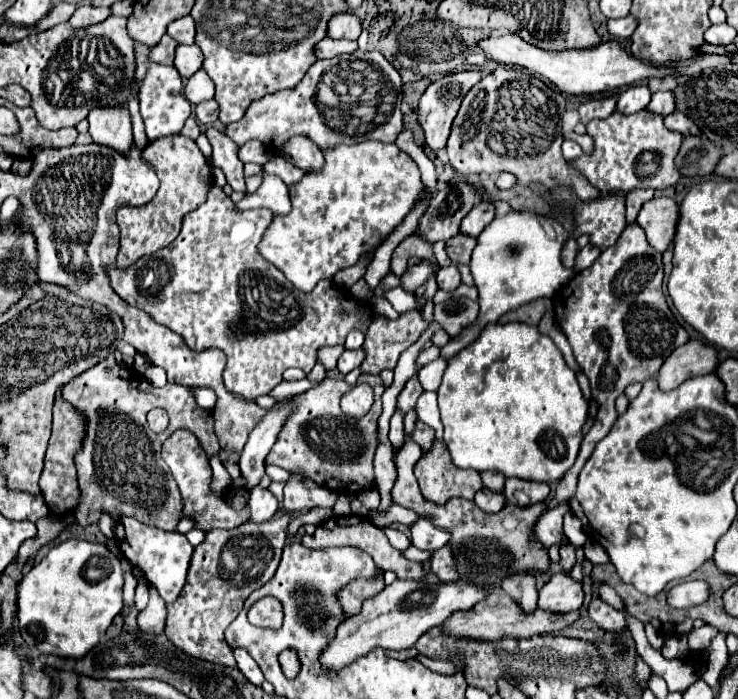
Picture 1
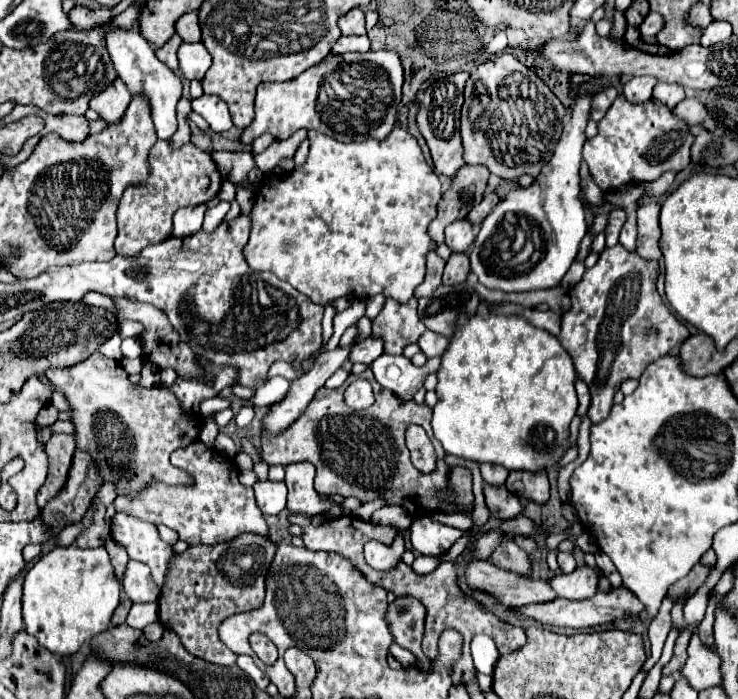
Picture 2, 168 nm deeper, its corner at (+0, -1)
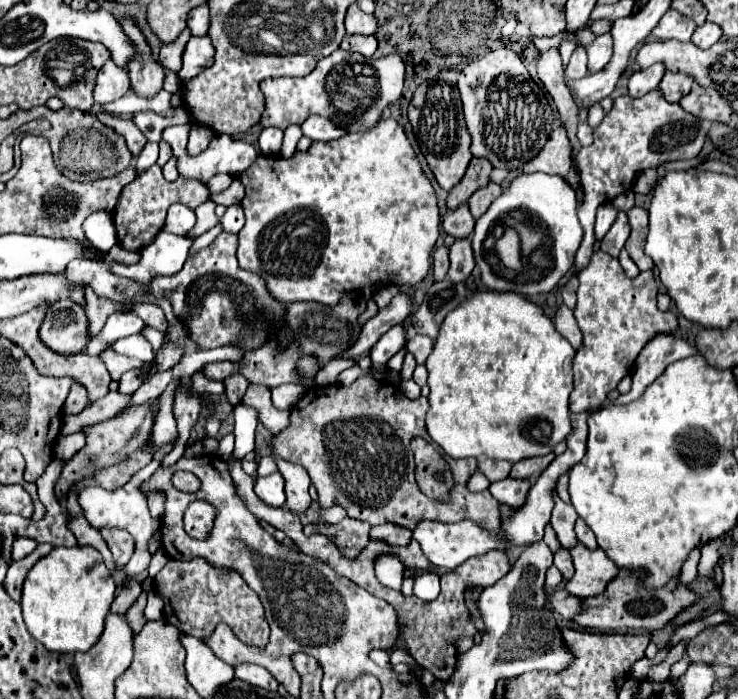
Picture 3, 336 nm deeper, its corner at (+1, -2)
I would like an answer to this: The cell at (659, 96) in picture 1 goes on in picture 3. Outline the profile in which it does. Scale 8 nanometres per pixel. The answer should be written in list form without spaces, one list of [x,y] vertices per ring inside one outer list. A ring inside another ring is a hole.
[[[667,71],[659,89],[663,91],[663,97],[669,103],[677,103],[685,93],[691,91],[695,79],[689,73],[675,73],[675,71]]]

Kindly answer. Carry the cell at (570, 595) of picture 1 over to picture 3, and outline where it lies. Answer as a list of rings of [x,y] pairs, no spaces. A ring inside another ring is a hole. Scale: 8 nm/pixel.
[[[577,543],[569,549],[575,563],[575,575],[567,581],[567,591],[577,597],[601,595],[609,581],[619,573],[617,565],[603,553],[603,549],[587,549],[583,543]]]

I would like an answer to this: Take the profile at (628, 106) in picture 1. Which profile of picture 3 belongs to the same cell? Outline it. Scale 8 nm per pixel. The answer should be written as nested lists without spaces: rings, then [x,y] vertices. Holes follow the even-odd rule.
[[[657,63],[657,65],[641,69],[641,71],[635,71],[629,77],[629,95],[641,97],[641,95],[657,89],[663,75],[665,75],[665,65],[663,63]]]

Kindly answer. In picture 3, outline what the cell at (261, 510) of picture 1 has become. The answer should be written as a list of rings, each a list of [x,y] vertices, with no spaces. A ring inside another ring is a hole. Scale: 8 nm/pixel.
[[[271,473],[267,477],[257,477],[255,493],[267,505],[283,507],[285,491],[283,491],[283,477],[281,477],[281,473]]]

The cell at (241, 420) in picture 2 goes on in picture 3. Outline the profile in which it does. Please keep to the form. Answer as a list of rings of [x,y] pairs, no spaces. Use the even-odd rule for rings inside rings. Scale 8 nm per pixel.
[[[233,432],[224,436],[219,441],[219,450],[217,454],[219,457],[221,457],[226,462],[228,461],[228,458],[234,449],[234,441],[235,439],[234,439]]]

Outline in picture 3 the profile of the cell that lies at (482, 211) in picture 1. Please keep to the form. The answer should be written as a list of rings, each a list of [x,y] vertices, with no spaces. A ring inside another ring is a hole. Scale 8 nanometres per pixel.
[[[489,181],[487,187],[477,189],[477,191],[469,197],[471,215],[473,215],[475,219],[479,219],[479,217],[485,213],[485,209],[493,203],[493,199],[497,199],[497,197],[501,195],[501,191],[503,191],[503,189],[501,189],[497,183],[493,183],[493,181]]]

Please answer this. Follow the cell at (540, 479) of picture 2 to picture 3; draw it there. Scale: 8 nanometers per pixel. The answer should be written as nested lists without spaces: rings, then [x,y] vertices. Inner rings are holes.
[[[553,453],[549,455],[543,455],[543,457],[529,457],[525,461],[517,461],[511,469],[511,477],[517,477],[517,479],[531,479],[535,481],[537,475],[541,475],[545,471],[545,467],[553,461]]]

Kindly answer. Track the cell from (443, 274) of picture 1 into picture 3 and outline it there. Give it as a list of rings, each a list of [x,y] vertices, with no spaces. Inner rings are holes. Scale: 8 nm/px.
[[[457,239],[453,245],[451,245],[451,251],[449,251],[449,257],[451,257],[451,267],[449,267],[449,279],[453,283],[459,283],[459,281],[465,281],[473,267],[475,267],[475,259],[473,259],[473,249],[471,249],[471,239]]]

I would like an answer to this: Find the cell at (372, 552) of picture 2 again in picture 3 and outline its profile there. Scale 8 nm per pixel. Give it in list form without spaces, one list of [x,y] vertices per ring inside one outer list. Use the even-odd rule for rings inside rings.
[[[387,555],[387,557],[377,559],[377,563],[375,563],[377,579],[391,589],[401,589],[403,573],[405,573],[405,567],[401,565],[401,561],[397,561],[397,557]]]

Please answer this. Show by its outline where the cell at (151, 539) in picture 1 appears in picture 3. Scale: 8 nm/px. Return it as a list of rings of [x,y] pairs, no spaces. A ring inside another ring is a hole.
[[[175,441],[173,443],[167,443],[163,445],[159,451],[155,451],[153,459],[149,465],[145,465],[143,469],[139,469],[129,483],[125,483],[121,489],[115,489],[115,491],[105,491],[103,487],[85,487],[79,491],[79,507],[83,509],[83,515],[85,519],[95,527],[95,529],[101,529],[101,527],[119,527],[119,529],[125,529],[133,535],[135,539],[135,553],[131,557],[131,561],[125,565],[125,573],[129,573],[129,577],[135,577],[137,573],[145,571],[149,567],[149,561],[151,561],[151,555],[147,551],[147,541],[151,539],[151,535],[155,533],[155,529],[159,529],[159,523],[153,521],[153,517],[149,515],[149,509],[147,509],[147,499],[145,499],[145,493],[139,489],[161,465],[161,461],[165,459],[165,455],[171,453],[171,449],[175,447]]]

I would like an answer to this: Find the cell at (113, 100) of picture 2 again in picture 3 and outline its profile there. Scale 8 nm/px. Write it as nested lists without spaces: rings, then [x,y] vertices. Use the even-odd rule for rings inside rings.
[[[111,59],[99,69],[97,85],[95,85],[95,103],[111,103],[123,97],[131,89],[129,75],[125,67],[115,65]]]

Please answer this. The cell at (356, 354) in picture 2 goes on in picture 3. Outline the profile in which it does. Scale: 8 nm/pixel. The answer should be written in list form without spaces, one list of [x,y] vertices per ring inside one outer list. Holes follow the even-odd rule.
[[[395,325],[385,333],[371,349],[371,361],[375,367],[385,365],[395,353],[399,353],[407,343],[407,331],[405,325]]]

